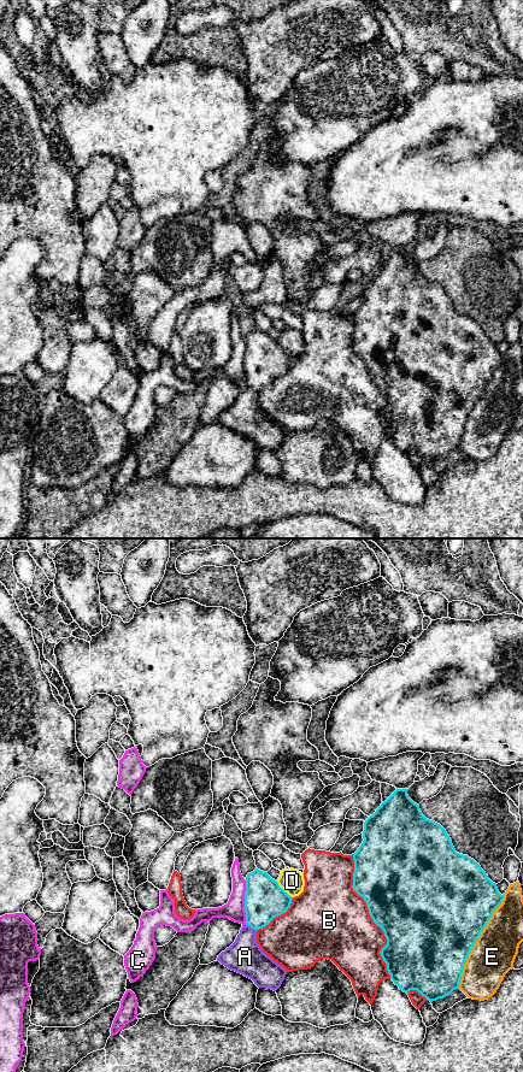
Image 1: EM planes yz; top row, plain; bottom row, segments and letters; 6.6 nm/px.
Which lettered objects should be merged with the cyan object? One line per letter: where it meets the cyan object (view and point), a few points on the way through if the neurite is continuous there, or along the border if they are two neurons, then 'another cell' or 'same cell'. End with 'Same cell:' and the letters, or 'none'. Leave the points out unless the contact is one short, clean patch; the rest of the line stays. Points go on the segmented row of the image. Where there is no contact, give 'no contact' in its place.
A: contact yz (251, 926); border yz (245, 924), (256, 930); another cell
B: contact yz (370, 916); another cell
C: contact yz (245, 902); another cell
D: contact yz (282, 889); another cell
E: contact yz (476, 940); another cell
Same cell: none

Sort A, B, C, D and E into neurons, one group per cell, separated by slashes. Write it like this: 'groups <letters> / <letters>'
groups A / B / C / D / E

